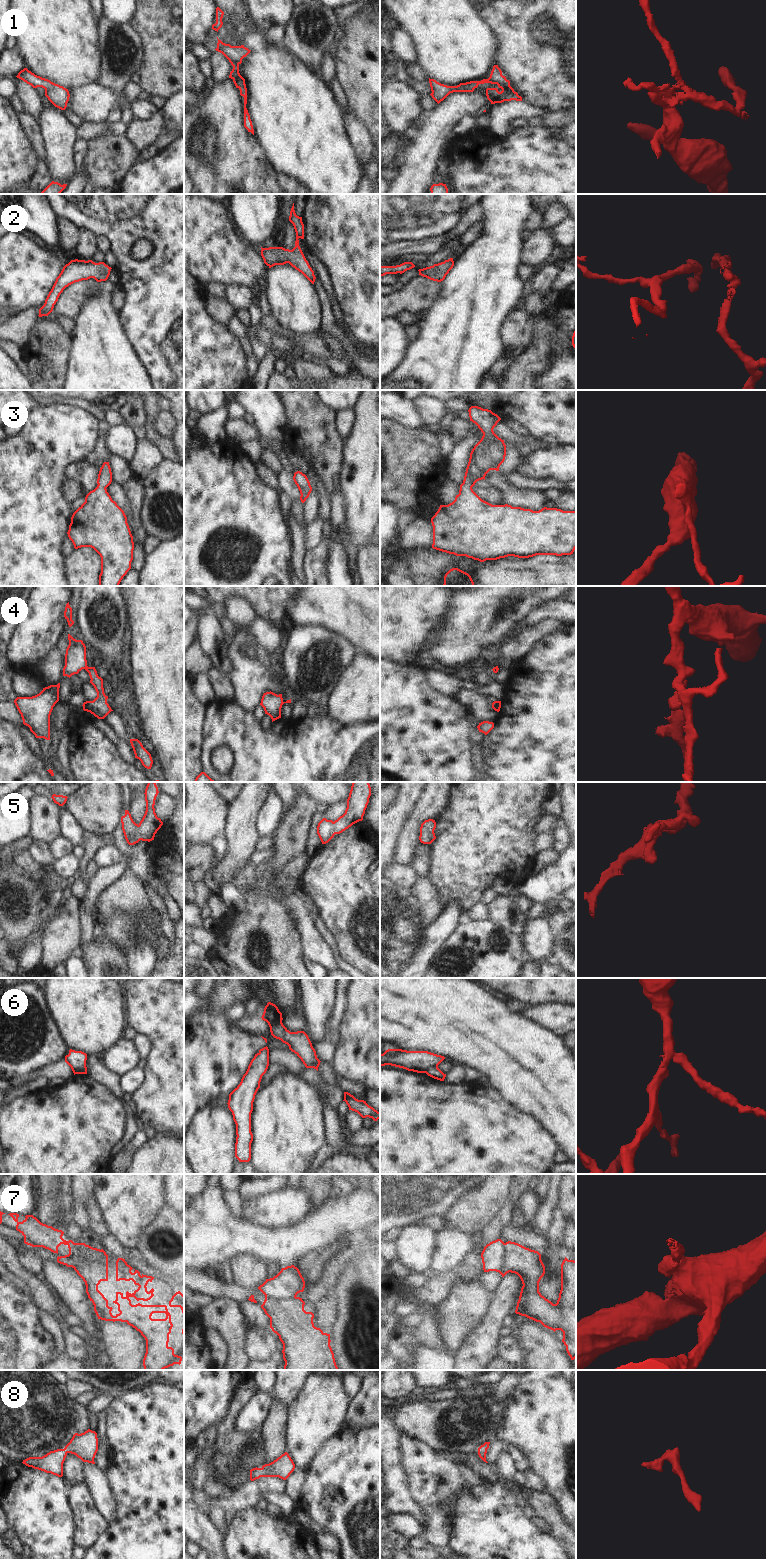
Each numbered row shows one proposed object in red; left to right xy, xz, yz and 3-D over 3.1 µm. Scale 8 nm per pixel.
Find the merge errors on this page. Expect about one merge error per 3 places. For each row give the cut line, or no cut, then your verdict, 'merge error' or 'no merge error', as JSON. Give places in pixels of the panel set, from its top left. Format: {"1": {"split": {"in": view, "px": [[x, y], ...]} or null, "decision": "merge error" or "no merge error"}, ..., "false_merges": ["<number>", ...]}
{"1": {"split": null, "decision": "no merge error"}, "2": {"split": null, "decision": "no merge error"}, "3": {"split": null, "decision": "no merge error"}, "4": {"split": {"in": "xy", "px": [[87, 666], [85, 669]]}, "decision": "merge error"}, "5": {"split": null, "decision": "no merge error"}, "6": {"split": {"in": "yz", "px": [[437, 1065], [431, 1065], [424, 1072]]}, "decision": "merge error"}, "7": {"split": {"in": "xy", "px": [[80, 1243], [90, 1254], [88, 1260]]}, "decision": "merge error"}, "8": {"split": null, "decision": "no merge error"}, "false_merges": ["4", "6", "7"]}

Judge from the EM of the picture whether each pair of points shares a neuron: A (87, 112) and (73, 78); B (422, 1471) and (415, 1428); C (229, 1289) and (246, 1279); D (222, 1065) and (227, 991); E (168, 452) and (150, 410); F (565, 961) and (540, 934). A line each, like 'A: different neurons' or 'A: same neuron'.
A: different neurons
B: different neurons
C: different neurons
D: same neuron
E: same neuron
F: different neurons

